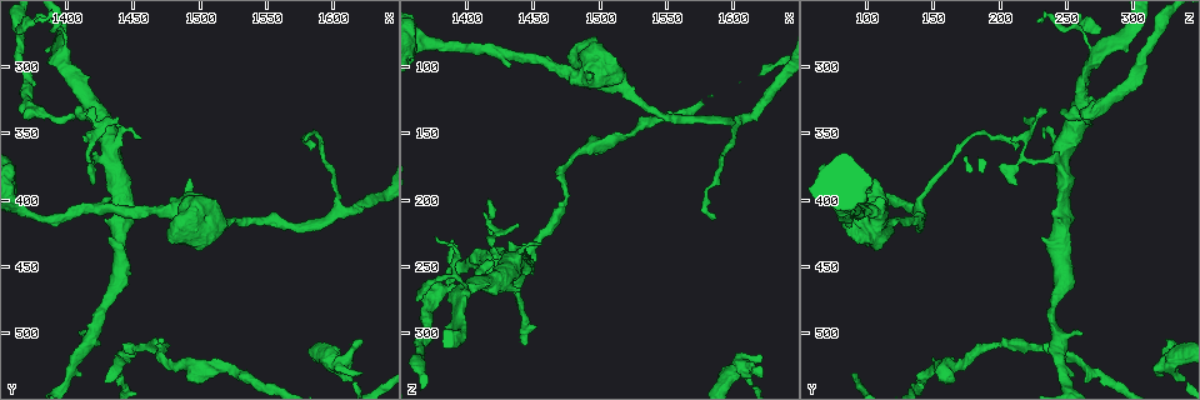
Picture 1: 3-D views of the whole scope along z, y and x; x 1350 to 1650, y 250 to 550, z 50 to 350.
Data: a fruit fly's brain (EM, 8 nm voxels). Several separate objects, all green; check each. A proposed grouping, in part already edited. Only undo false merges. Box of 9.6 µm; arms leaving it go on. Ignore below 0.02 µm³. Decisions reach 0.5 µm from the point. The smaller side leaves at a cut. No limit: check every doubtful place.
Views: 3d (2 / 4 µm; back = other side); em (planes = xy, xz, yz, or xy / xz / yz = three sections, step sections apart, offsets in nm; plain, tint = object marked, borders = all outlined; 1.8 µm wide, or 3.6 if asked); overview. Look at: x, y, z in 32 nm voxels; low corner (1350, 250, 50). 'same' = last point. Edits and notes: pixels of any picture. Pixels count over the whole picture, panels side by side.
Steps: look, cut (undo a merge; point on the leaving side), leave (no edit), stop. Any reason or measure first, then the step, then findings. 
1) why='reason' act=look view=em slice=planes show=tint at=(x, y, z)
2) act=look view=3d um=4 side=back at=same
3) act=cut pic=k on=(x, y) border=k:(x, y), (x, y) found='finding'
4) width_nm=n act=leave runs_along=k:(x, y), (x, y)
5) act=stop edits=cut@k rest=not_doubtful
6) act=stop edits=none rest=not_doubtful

act=look view=em slice=xy step=8 show=tint at=(1602, 410, 142)

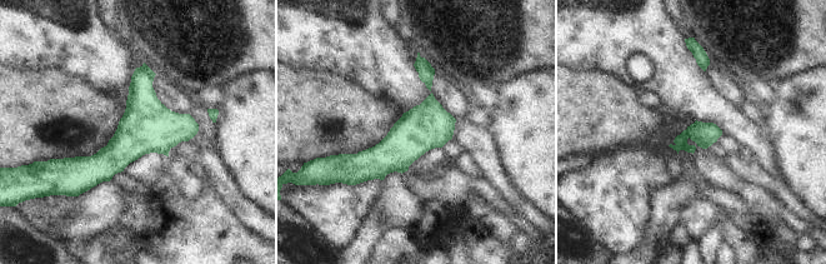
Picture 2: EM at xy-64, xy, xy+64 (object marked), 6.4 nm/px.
act=look view=em slice=planes show=tint at=same

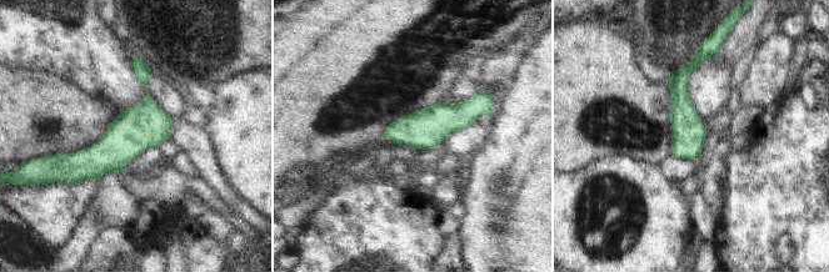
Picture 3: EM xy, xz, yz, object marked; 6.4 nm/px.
act=leave runs_along=3:(699, 59), (680, 76), (685, 156) found='all the same cell'

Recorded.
why='abrupt turn' act=look view=em slice=planes show=tint at=(1414, 368, 218)

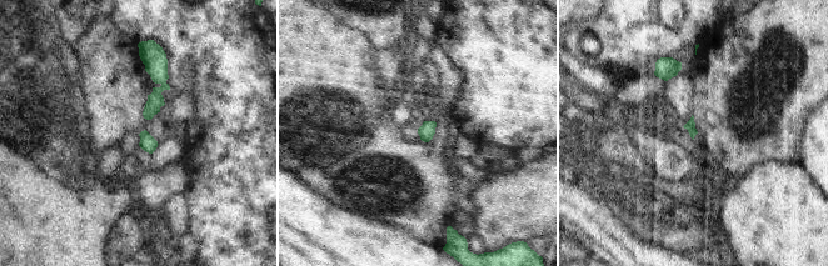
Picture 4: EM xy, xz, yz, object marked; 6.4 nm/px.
act=leave found='continuous, no second cell'

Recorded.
why='thick turns thin' act=look view=em slice=planes show=borders at=(1606, 524, 330)

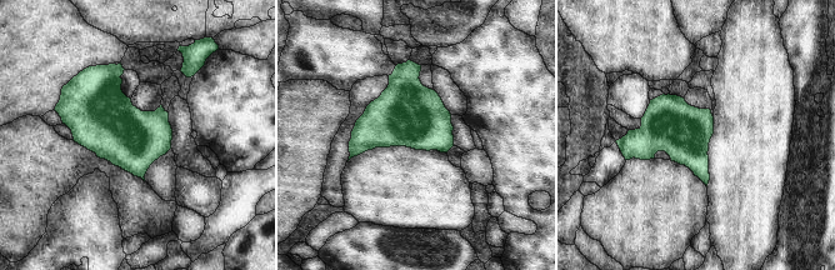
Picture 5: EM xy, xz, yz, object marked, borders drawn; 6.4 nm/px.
act=leave found='one cell here'

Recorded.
act=stop edits=none rest=not_doubtful

